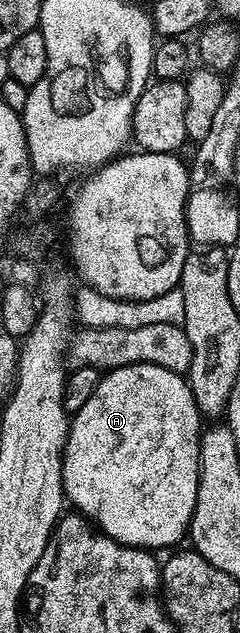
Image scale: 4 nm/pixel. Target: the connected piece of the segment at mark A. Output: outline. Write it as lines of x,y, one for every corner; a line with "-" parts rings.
134,363
124,367
115,367
106,372
100,378
97,390
81,409
74,412
67,429
67,444
63,450
63,494
66,502
71,503
78,514
86,517
102,534
110,539
116,539
127,547
141,547
144,549
156,549
155,547
174,548
179,538
188,534
193,517
193,509
197,505
197,489
199,488
199,427
201,414
197,401
191,392
188,380
184,376
173,373
169,369
161,369
161,365
149,365
148,363

